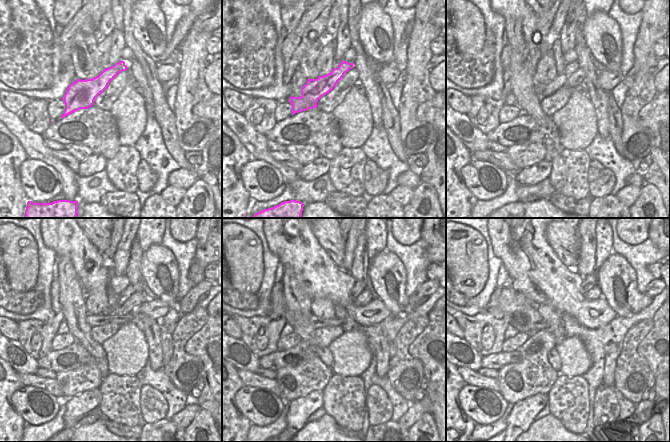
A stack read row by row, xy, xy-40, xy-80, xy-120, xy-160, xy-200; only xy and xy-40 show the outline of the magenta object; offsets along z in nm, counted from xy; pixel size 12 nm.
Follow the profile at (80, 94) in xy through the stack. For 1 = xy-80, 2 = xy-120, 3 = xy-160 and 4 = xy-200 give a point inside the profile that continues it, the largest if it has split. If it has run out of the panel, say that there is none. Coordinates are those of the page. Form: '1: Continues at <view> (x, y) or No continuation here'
1: Continues at xy-80 (541, 91)
2: Continues at xy-120 (130, 290)
3: Continues at xy-160 (359, 286)
4: Continues at xy-200 (590, 281).

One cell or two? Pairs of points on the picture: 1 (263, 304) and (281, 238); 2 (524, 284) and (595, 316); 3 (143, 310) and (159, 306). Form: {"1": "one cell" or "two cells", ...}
{"1": "two cells", "2": "one cell", "3": "one cell"}

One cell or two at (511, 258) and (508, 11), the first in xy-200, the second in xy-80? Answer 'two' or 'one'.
one

